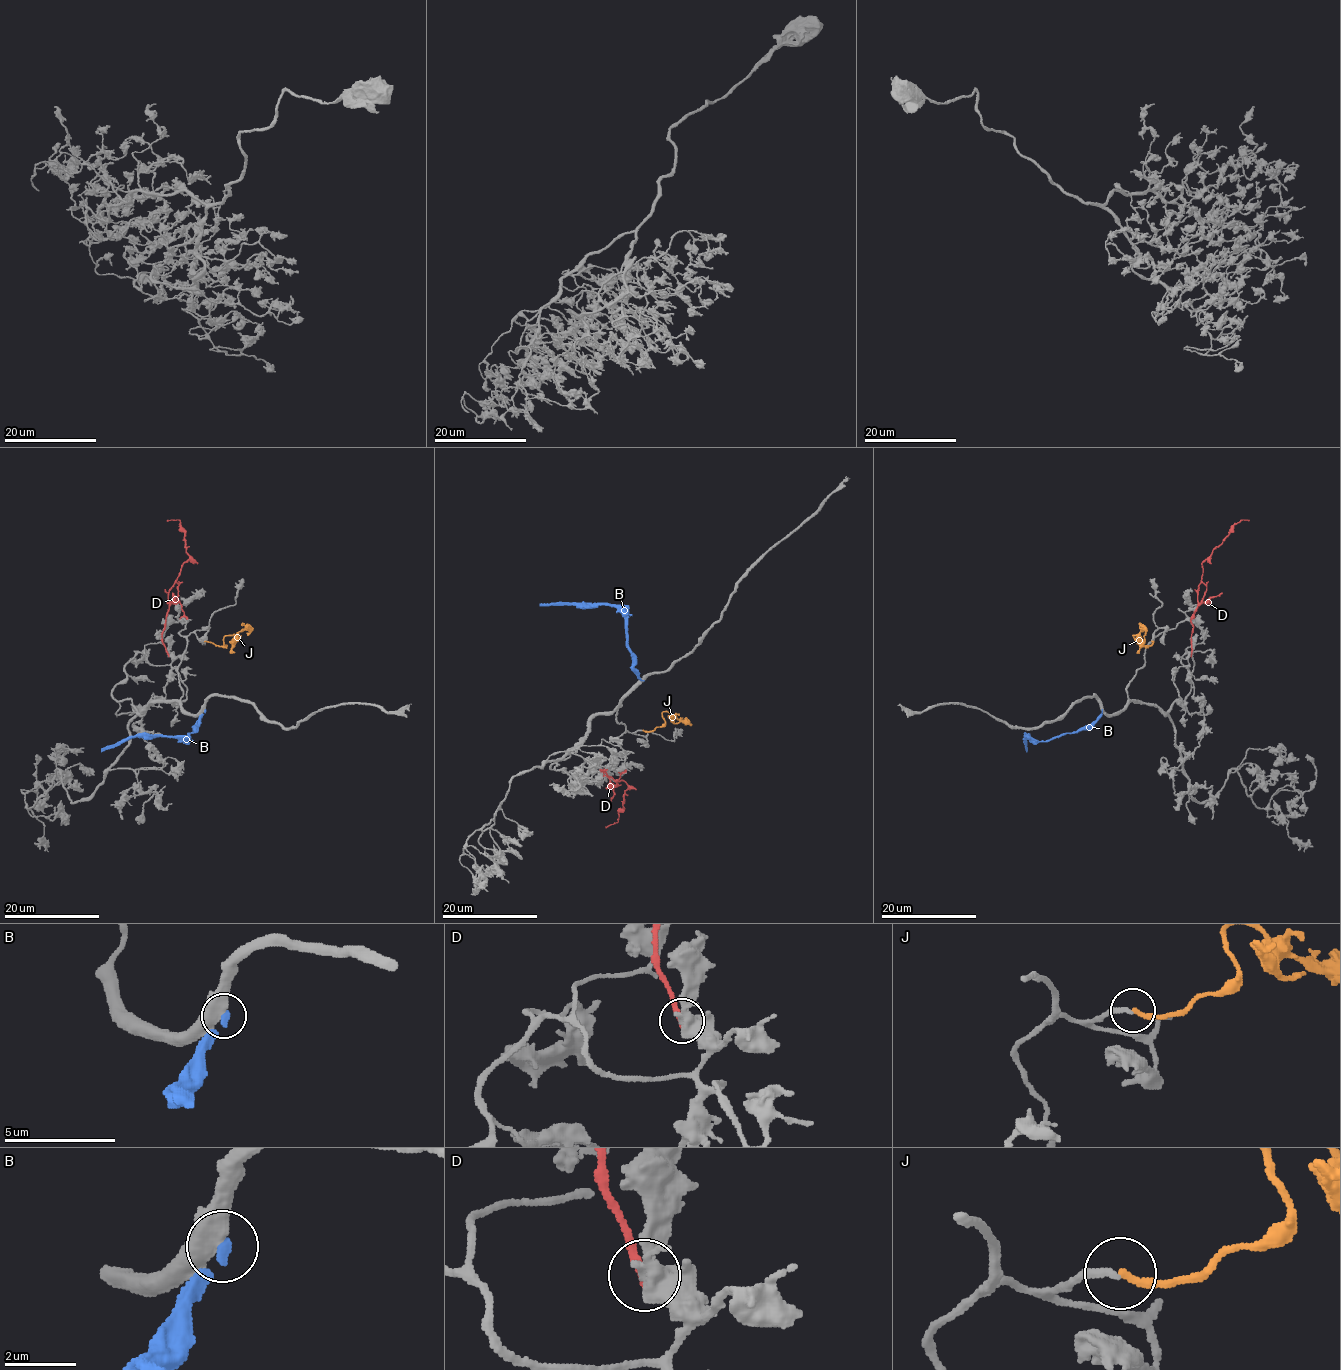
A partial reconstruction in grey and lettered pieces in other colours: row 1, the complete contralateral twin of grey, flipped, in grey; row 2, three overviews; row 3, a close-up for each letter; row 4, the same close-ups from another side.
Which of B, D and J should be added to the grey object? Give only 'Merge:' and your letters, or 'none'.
Merge: J

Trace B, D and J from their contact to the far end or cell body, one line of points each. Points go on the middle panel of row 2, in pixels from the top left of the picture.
B: (643, 681), (635, 672), (624, 616), (615, 607), (539, 605)
D: (606, 769), (600, 769), (604, 769), (606, 776), (626, 784), (618, 821), (605, 828)
J: (642, 730), (650, 731), (665, 723), (664, 712), (670, 712), (691, 725)

